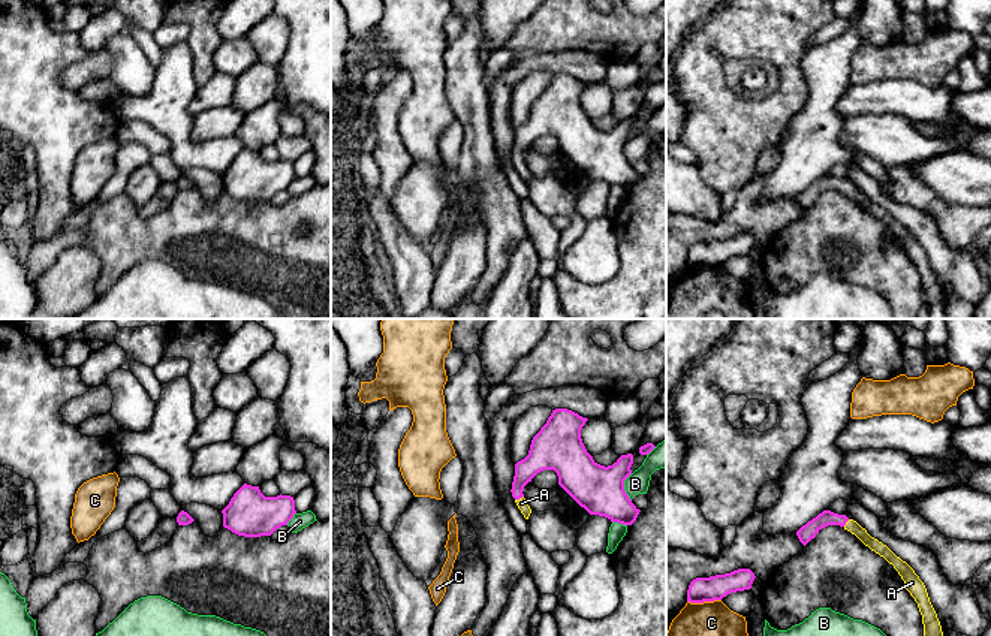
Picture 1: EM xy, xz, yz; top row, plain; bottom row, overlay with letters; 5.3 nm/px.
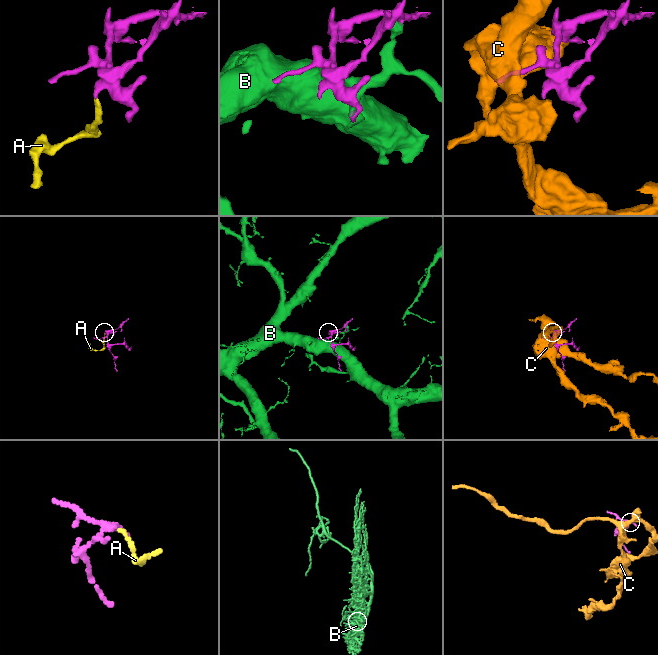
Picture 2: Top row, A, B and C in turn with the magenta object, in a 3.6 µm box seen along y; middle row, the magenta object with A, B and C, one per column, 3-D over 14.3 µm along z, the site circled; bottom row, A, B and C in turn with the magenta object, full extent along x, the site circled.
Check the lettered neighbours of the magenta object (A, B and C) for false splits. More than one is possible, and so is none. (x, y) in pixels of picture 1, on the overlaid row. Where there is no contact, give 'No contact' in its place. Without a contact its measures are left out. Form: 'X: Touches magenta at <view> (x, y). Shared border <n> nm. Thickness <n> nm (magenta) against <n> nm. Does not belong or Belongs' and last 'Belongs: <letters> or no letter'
A: Touches magenta at xz (518, 499). Shared border 50 nm. Thickness 140 nm (magenta) against 60 nm. Belongs
B: Touches magenta at xz (623, 487). Shared border 150 nm. Thickness 260 nm (magenta) against 120 nm. Does not belong
C: Touches magenta at yz (704, 600). Shared border 180 nm. Thickness 130 nm (magenta) against 190 nm. Does not belong
Belongs: A

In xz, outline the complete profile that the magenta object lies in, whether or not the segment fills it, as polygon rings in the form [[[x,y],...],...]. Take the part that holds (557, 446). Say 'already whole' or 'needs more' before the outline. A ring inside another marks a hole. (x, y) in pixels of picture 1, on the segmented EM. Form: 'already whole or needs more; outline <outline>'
needs more; outline [[[555,409],[548,418],[546,424],[533,437],[528,455],[515,464],[515,476],[512,482],[512,497],[525,519],[528,519],[531,509],[524,498],[524,486],[531,479],[543,471],[554,470],[558,476],[558,485],[590,515],[608,518],[611,522],[632,525],[639,509],[632,503],[624,491],[624,480],[632,474],[633,455],[621,455],[612,465],[600,465],[587,452],[581,429],[588,419],[567,409]]]

